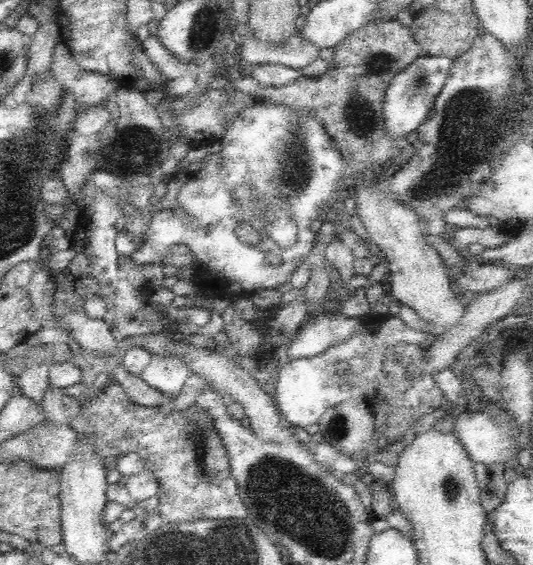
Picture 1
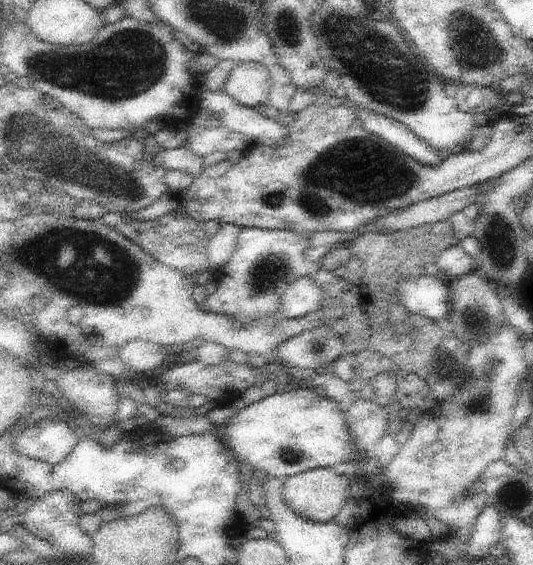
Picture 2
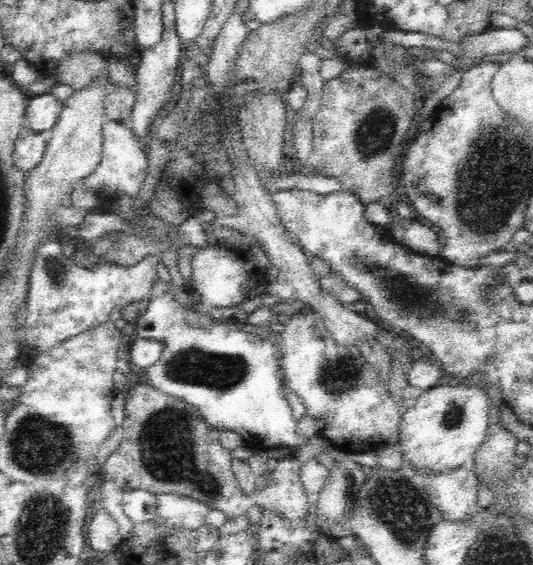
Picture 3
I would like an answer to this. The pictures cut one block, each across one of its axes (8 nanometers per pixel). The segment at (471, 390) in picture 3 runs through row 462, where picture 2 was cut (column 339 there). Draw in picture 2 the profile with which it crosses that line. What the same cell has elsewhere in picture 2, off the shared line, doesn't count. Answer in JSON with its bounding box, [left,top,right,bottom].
[221,386,358,480]

